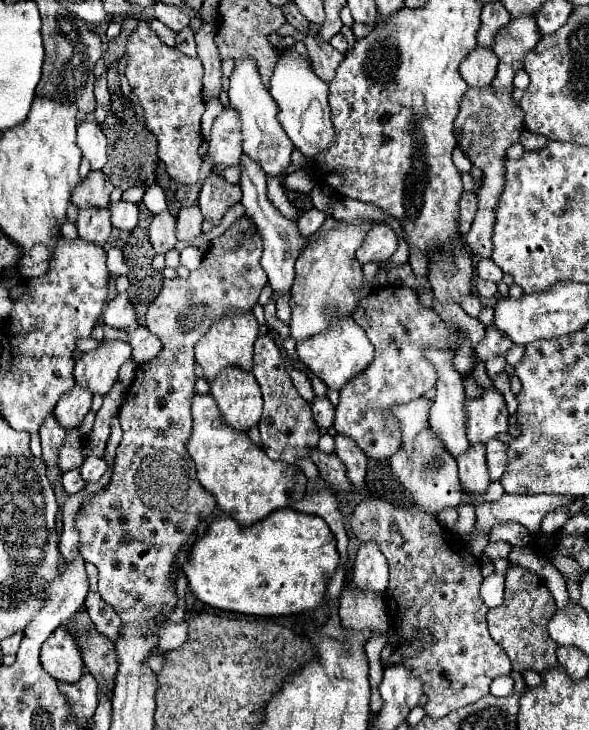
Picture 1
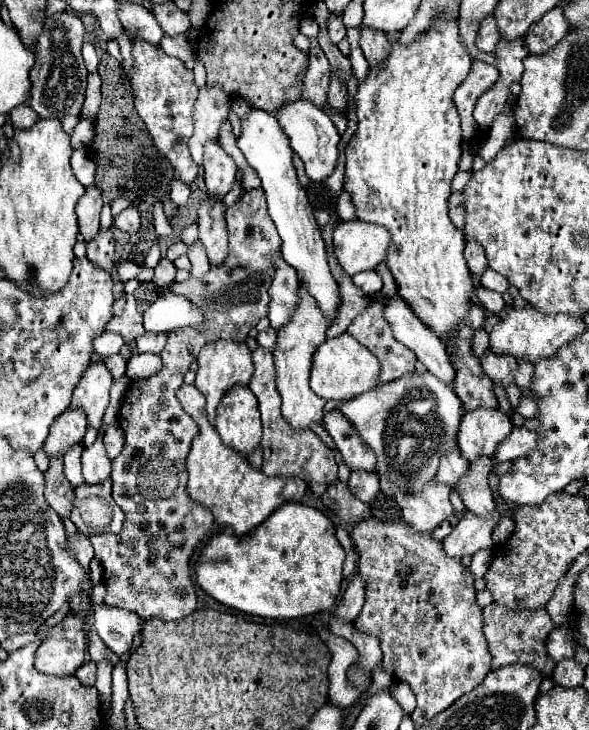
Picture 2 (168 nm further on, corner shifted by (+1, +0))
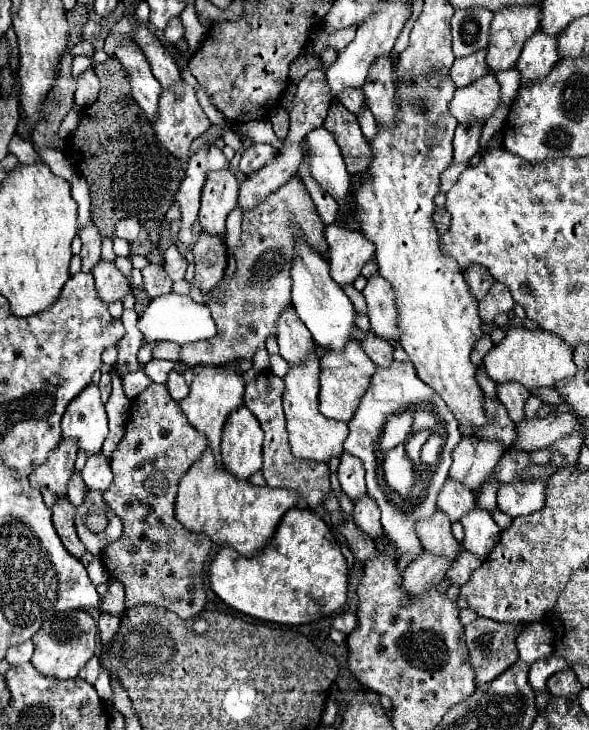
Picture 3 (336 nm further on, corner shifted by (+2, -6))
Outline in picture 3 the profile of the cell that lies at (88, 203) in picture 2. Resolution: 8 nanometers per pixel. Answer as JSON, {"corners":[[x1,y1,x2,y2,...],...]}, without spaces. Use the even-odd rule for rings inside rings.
{"corners":[[93,222,87,224,87,228,79,234,81,240,83,240,83,248,81,248,81,272,91,272,93,266,101,260,99,254,101,254,101,236,95,228]]}

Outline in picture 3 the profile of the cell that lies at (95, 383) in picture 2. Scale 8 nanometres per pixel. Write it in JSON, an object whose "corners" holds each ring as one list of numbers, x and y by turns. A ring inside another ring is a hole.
{"corners":[[89,384,65,410,61,420,63,438,73,438,77,448,87,456,97,454,107,436,107,414,99,396,99,388]]}

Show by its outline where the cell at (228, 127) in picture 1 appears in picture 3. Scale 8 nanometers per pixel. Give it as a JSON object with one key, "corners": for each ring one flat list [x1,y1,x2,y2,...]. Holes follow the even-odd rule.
{"corners":[[211,172,205,182,199,210,199,224,203,232,221,236,225,232,225,220,237,206,239,182,233,172]]}

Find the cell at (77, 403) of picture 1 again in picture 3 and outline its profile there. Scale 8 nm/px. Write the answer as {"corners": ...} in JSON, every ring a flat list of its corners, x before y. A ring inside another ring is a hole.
{"corners":[[61,440,61,444,53,450,53,456,49,456,49,460,41,464,41,468,35,468,29,474,31,486,35,490,47,488,55,496,63,498,67,494,67,482,73,474,75,456,77,456,77,450,73,448,73,444,65,444,65,440]]}

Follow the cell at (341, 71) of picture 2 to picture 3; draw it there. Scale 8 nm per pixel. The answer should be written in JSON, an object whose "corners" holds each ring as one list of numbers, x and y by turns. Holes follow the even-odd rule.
{"corners":[[349,88,349,92,345,92,345,96,341,96,341,104,343,104,349,112,353,112,353,114,357,116,357,114,363,112,363,108,365,108,365,94,363,94,363,90,359,90,359,88]]}

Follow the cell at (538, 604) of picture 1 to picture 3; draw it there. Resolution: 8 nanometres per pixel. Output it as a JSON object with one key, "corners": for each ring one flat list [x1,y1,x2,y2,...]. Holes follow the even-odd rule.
{"corners":[[477,618,465,626,465,642,477,686,485,686,517,662,513,624]]}

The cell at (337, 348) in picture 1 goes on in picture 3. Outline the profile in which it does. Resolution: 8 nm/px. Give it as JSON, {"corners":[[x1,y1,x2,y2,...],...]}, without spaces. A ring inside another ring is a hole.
{"corners":[[353,340,353,344,349,344,349,348,345,348,345,352,333,352,333,350,327,352,321,358,321,392,319,392,321,404,319,404,319,410,327,418,349,422,361,402,361,396,369,388,369,380,371,380,373,372,375,372,375,364,363,352,359,342,355,342,355,340]]}

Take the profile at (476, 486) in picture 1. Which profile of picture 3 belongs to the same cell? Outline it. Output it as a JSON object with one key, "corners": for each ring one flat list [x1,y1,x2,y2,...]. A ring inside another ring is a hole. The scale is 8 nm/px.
{"corners":[[475,508,473,512,469,512,469,516,465,516,465,520,461,520,461,524,465,530,465,538,461,542,465,550,473,552,479,558,487,558,497,546,501,534,491,514,481,508]]}

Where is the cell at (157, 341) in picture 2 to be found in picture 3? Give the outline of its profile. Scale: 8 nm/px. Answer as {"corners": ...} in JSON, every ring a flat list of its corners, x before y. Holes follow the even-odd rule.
{"corners":[[159,342,157,348,153,350,153,358,179,360,179,358,181,358,181,346,177,346,177,344,173,344,173,342]]}

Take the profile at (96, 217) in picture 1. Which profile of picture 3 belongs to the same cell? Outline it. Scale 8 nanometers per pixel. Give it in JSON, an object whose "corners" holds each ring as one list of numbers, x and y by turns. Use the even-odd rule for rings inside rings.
{"corners":[[101,260,97,264,97,268,93,268,93,278,95,278,97,294,103,304,123,300,131,290,129,280,117,270,117,266,113,262]]}

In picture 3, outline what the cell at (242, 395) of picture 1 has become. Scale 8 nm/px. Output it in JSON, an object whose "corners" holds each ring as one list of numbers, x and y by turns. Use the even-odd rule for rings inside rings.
{"corners":[[243,406,237,408,237,412,229,416,223,428,221,440,223,468,239,480,249,480,249,476,261,470,263,464,261,444,263,432,261,426,257,424,257,418]]}

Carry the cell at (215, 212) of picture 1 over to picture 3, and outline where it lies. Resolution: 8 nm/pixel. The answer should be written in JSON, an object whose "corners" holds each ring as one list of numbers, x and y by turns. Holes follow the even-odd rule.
{"corners":[[199,236,193,246,195,254,195,278,193,284,205,294,217,286,227,268,227,248,217,236]]}

